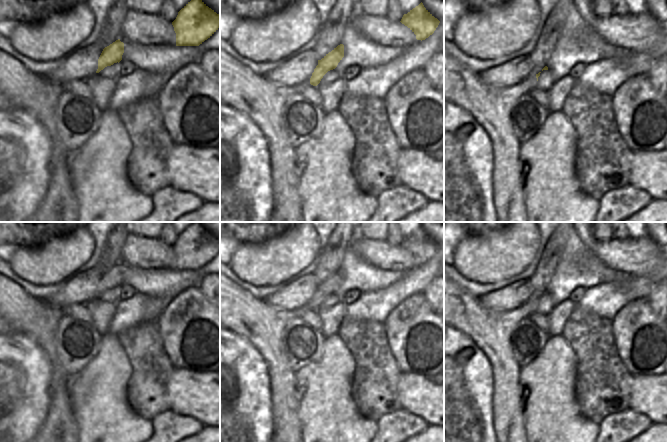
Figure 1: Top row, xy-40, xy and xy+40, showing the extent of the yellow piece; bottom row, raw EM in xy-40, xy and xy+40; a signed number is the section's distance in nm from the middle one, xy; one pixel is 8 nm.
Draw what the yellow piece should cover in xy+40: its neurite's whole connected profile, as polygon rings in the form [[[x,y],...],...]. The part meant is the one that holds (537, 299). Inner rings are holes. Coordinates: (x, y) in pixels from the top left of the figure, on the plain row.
[[[444,274],[444,324],[467,334],[476,343],[478,348],[488,357],[492,365],[492,379],[494,381],[494,391],[492,393],[492,423],[494,425],[496,442],[526,442],[526,429],[524,427],[524,415],[522,413],[522,401],[520,399],[520,385],[518,383],[520,367],[514,359],[510,347],[510,337],[514,327],[523,318],[528,318],[531,314],[536,312],[540,297],[541,296],[533,300],[528,299],[516,310],[507,310],[505,312],[489,310],[478,301],[478,298],[469,294]]]

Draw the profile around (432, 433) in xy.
[[[428,426],[423,432],[409,438],[405,442],[444,442],[444,427]]]

